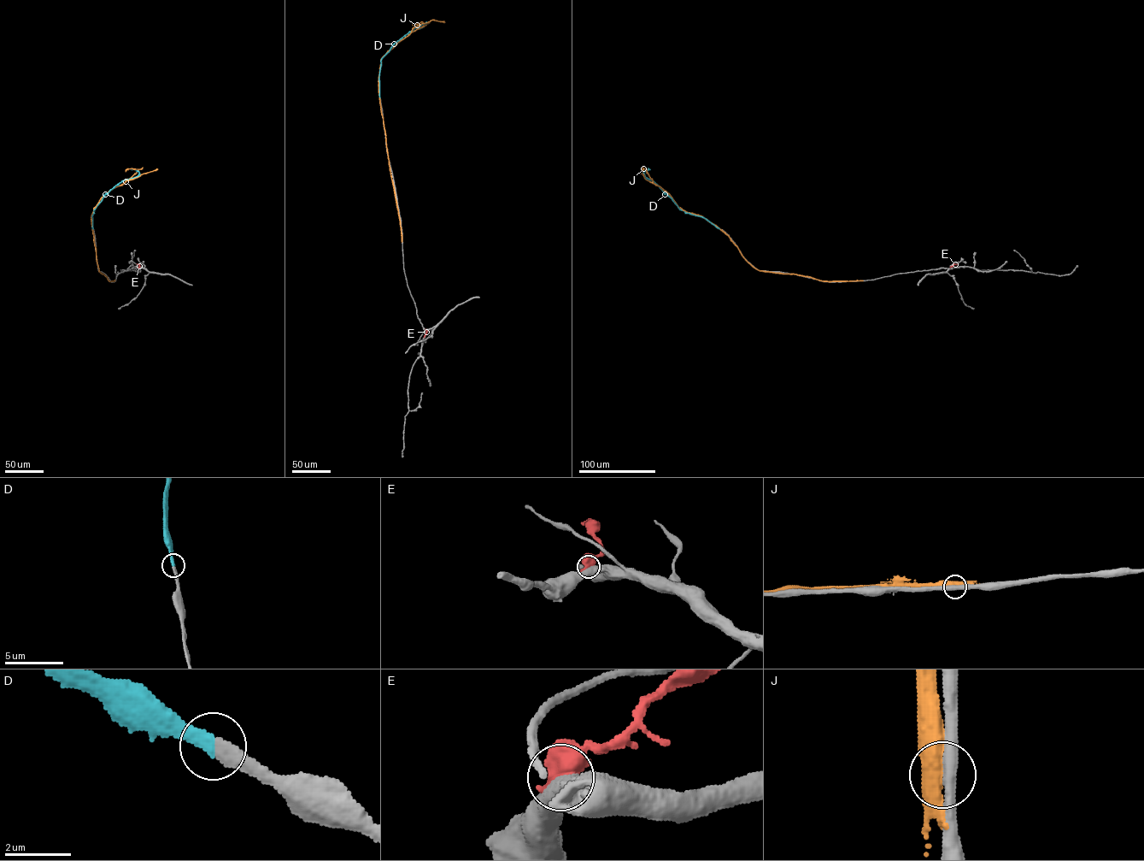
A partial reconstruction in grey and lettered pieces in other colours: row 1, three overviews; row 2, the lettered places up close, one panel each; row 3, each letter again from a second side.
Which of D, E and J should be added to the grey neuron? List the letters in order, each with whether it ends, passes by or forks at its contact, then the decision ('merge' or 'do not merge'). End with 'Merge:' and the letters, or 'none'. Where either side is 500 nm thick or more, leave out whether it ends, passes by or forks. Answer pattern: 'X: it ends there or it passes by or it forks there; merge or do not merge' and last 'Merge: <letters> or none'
D: it ends there; merge
E: do not merge
J: it passes by; do not merge
Merge: D

